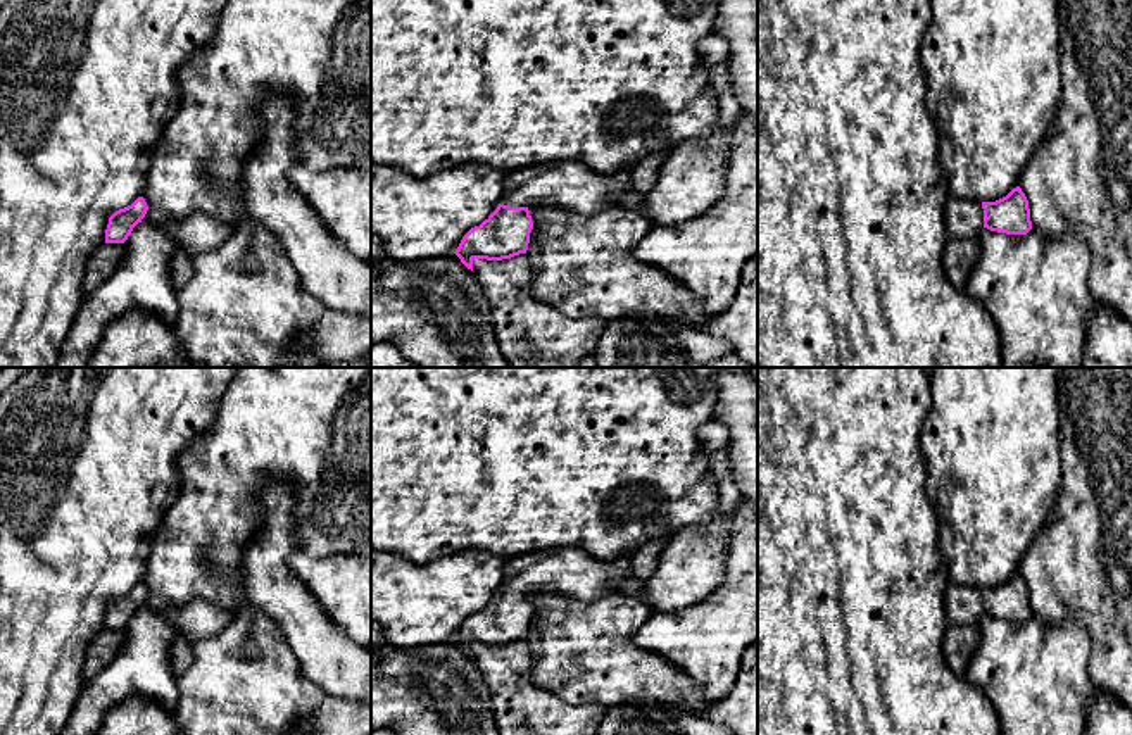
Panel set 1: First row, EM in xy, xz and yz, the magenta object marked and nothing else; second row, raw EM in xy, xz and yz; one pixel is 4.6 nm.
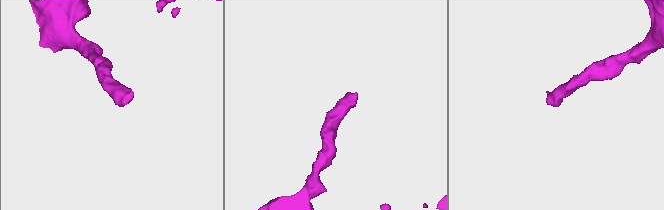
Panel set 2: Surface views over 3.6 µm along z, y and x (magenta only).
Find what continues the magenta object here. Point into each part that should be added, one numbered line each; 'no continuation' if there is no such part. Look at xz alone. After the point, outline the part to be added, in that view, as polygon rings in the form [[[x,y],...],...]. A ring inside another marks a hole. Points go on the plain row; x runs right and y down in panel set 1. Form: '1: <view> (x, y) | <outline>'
1: xz (570, 571) | [[[580,549],[542,550],[506,559],[502,590],[509,594],[550,592],[582,602],[619,592],[621,580],[632,580],[630,554],[599,561]]]

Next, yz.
1: yz (965, 604) | [[[949,583],[946,590],[947,623],[978,626],[984,616],[982,588]]]

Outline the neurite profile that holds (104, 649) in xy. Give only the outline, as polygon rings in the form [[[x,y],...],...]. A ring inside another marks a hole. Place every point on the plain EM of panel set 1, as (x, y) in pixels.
[[[102,630],[88,649],[83,666],[85,682],[95,678],[107,668],[126,644],[124,630]]]

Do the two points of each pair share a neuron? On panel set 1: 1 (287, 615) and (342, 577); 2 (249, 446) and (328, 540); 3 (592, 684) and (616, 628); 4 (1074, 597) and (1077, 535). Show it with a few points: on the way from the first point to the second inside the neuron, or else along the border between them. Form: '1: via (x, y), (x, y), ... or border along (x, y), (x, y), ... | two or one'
1: border along (289, 565), (289, 570), (321, 609), (340, 627) | two
2: via (276, 456), (328, 508), (328, 513) | one
3: via (592, 670), (592, 653), (603, 642) | one
4: via (1074, 582), (1077, 551) | one

